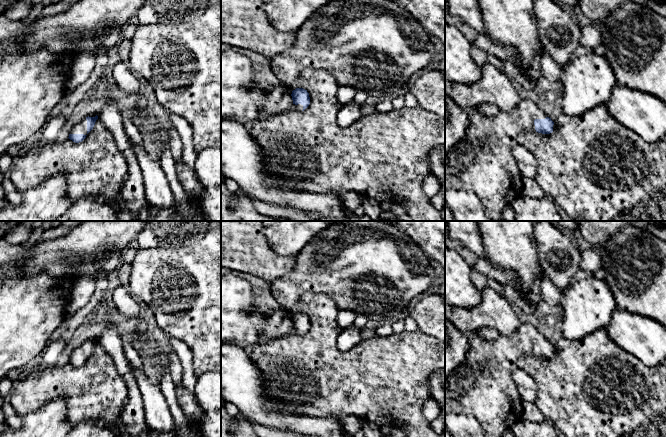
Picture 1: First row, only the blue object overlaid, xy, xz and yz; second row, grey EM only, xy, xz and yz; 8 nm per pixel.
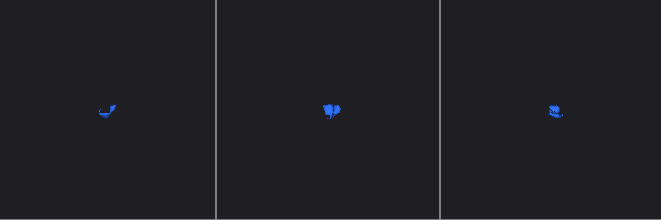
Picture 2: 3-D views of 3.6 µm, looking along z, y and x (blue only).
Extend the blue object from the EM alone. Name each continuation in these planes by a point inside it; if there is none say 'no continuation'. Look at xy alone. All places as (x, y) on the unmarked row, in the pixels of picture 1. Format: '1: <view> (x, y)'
1: xy (80, 352)

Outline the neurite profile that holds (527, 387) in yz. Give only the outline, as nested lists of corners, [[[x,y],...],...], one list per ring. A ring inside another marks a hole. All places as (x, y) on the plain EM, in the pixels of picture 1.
[[[516,369],[513,380],[518,388],[522,400],[535,402],[538,395],[538,385],[534,379],[525,371]]]

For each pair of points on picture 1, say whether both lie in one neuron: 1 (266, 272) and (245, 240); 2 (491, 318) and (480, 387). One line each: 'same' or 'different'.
1: same
2: different

